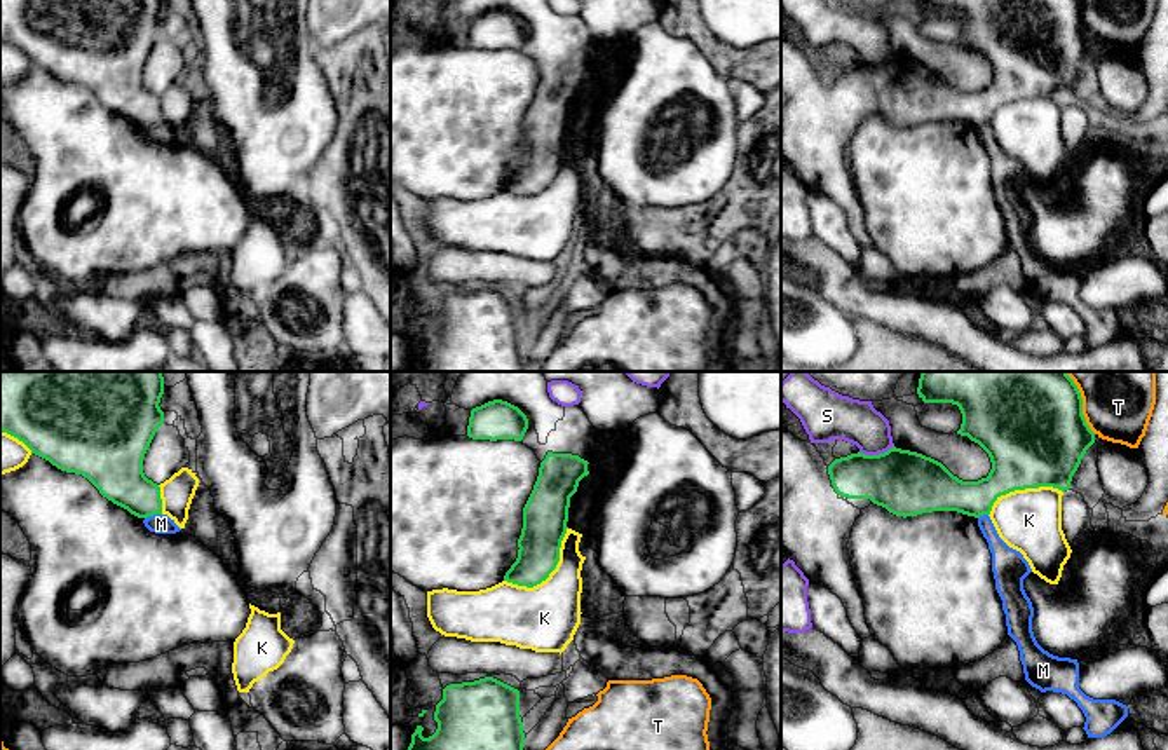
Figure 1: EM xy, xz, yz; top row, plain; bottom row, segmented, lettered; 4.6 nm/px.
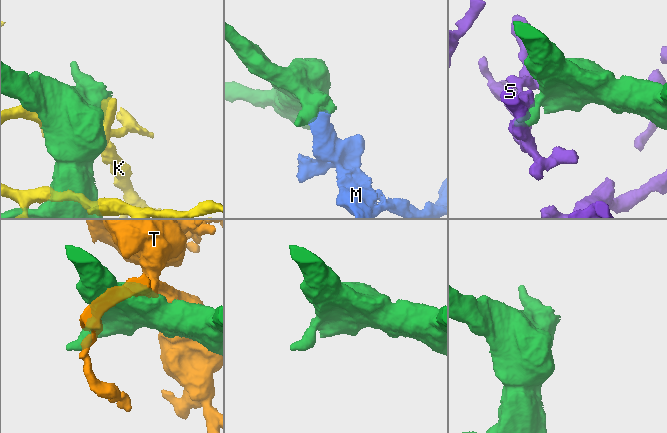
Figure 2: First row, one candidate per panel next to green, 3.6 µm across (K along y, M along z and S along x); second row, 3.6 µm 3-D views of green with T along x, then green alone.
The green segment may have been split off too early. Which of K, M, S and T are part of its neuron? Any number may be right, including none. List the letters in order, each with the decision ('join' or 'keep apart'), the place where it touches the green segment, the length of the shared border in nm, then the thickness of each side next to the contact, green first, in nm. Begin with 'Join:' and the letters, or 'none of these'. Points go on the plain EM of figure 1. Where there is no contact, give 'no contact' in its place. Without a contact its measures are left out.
Join: none of these
K: keep apart; meets green in xz at (550, 182); contact 380 nm long; 200 nm thick on the green side, 300 nm on the other
M: keep apart; meets green in xy at (152, 124); contact 80 nm long; 240 nm thick on the green side, 100 nm on the other
S: keep apart; meets green in yz at (876, 65); contact 160 nm long; 300 nm thick on the green side, 200 nm on the other
T: keep apart; meets green in yz at (1081, 21); contact 220 nm long; 440 nm thick on the green side, 240 nm on the other

